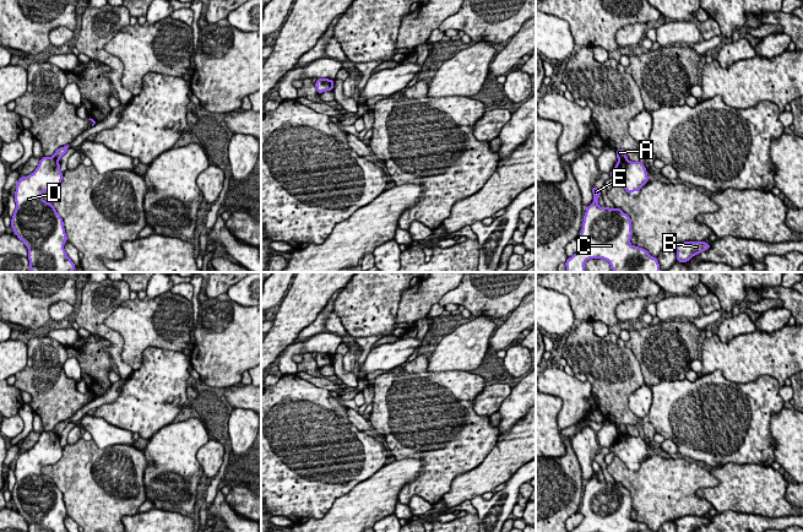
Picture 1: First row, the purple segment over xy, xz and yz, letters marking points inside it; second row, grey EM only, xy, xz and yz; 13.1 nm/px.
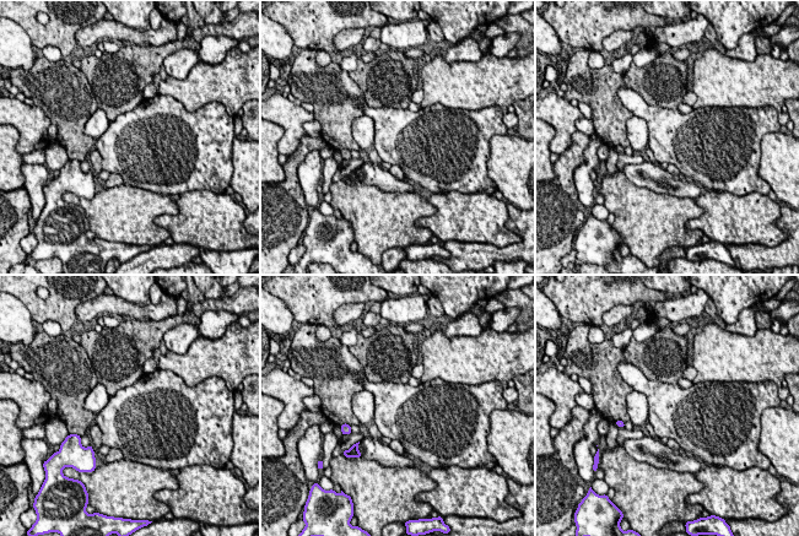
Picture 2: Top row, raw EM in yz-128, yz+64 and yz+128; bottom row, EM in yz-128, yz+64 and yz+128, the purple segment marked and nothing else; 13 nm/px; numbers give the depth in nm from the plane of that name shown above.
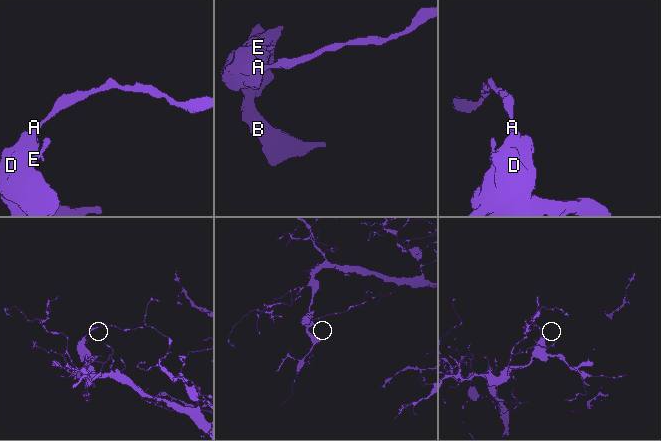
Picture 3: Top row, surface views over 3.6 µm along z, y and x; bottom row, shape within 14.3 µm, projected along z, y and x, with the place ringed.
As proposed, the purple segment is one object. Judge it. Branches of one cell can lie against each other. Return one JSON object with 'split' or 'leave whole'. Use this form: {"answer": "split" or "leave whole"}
{"answer": "split"}

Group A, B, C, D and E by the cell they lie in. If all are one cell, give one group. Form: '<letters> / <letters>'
A / B C D E

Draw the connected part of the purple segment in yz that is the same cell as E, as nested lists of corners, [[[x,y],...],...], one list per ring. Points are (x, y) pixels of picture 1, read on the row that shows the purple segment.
[[[597,186],[592,192],[595,199],[586,208],[579,234],[584,245],[566,260],[566,272],[585,272],[585,262],[590,259],[607,260],[613,272],[661,272],[657,257],[630,244],[630,217],[618,207],[599,207]]]

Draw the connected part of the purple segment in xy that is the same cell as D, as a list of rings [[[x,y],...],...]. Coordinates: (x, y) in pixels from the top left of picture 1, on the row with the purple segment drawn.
[[[44,156],[36,170],[21,177],[16,185],[11,227],[28,249],[32,272],[76,270],[64,249],[67,237],[63,218],[50,202],[42,199],[44,191],[55,190],[61,180],[59,159]]]

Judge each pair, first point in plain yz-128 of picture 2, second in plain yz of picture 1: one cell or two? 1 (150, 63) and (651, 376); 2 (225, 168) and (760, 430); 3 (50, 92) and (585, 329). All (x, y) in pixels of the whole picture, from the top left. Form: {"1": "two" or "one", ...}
{"1": "one", "2": "one", "3": "one"}

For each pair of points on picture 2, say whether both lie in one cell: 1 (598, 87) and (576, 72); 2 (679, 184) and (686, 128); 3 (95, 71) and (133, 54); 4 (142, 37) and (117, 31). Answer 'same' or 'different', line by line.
1: same
2: different
3: same
4: same

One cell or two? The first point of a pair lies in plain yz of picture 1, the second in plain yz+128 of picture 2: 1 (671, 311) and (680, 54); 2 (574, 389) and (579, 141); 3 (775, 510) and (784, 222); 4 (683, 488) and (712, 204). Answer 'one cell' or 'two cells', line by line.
1: two cells
2: two cells
3: two cells
4: two cells

